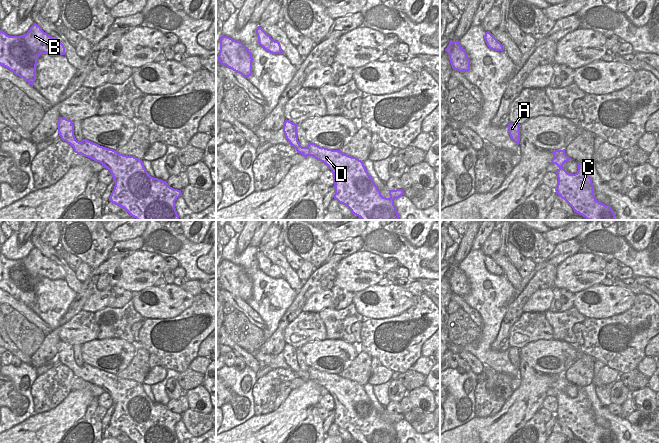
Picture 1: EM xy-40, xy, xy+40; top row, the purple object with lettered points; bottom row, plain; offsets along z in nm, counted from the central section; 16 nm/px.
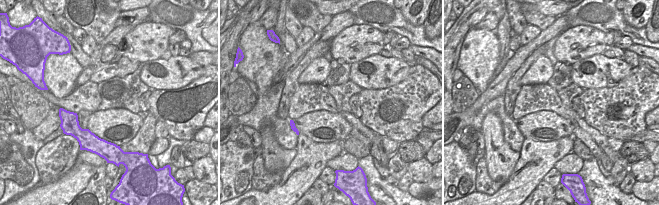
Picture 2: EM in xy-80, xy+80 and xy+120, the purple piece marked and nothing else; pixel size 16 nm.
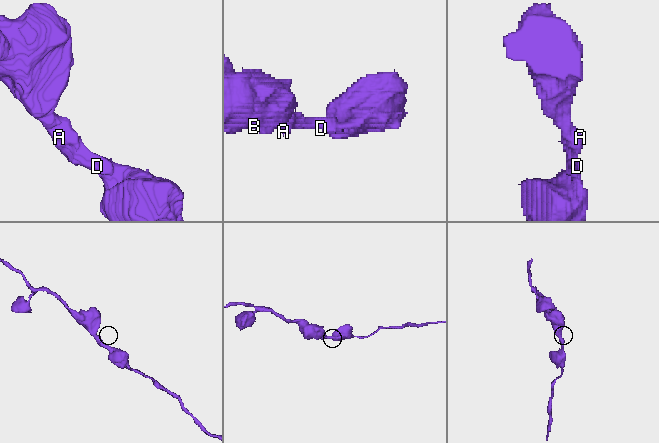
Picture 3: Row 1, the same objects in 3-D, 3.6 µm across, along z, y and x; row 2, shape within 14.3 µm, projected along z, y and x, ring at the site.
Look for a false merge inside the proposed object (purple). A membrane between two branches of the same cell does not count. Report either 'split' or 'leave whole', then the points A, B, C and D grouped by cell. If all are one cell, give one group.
leave whole; A B C D

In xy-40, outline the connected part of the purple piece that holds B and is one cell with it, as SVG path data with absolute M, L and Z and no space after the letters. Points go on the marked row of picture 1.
M36 23L26 34L20 36L9 36L0 30L0 65L32 86L36 80L37 60L41 54L65 55L65 47Z

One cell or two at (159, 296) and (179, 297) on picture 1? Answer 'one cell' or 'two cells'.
one cell

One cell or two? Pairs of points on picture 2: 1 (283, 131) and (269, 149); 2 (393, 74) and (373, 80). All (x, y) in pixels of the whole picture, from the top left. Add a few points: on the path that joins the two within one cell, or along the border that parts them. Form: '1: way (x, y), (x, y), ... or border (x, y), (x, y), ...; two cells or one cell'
1: border (259, 131), (269, 126), (283, 147), (295, 149); two cells
2: way (388, 74), (378, 75); one cell

